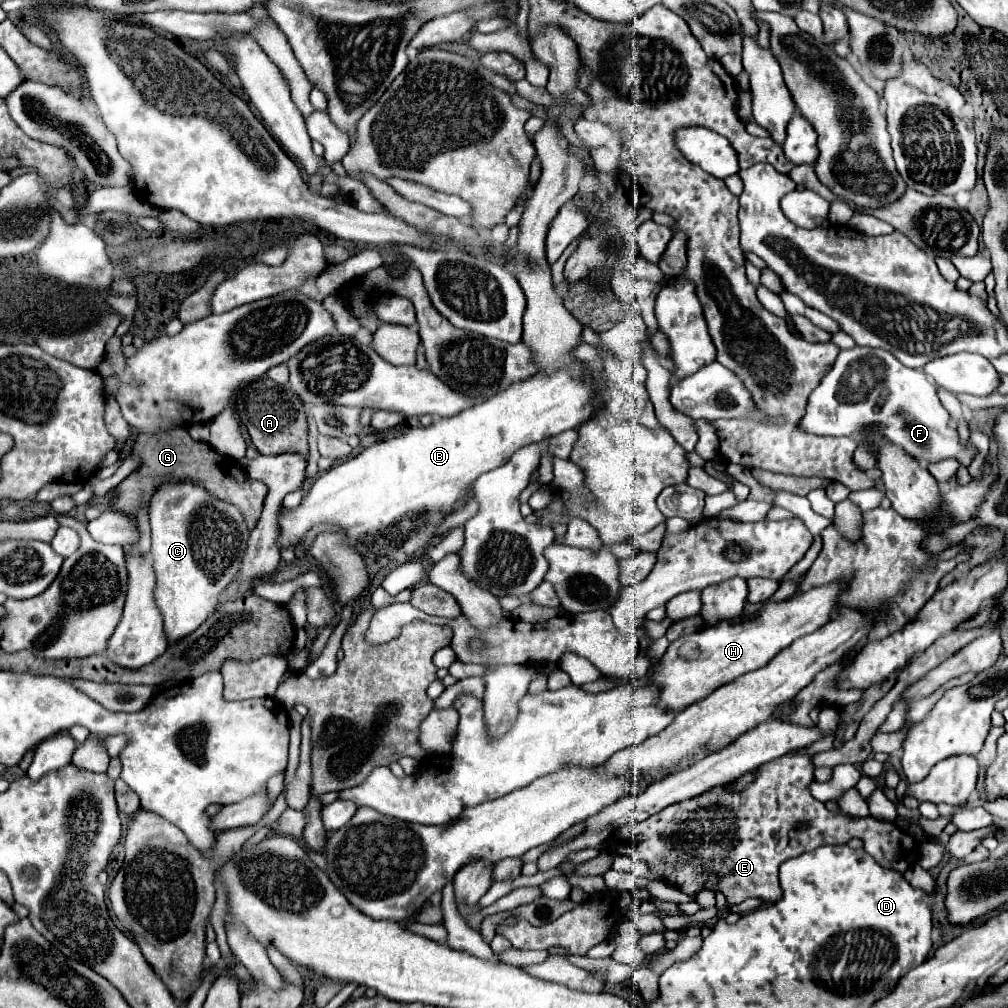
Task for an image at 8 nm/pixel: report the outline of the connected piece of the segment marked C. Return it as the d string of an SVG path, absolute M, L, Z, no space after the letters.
M194 480L162 484L150 500L152 560L156 572L154 598L164 616L170 642L192 634L216 608L220 590L238 576L248 542L248 526L238 506L210 494Z

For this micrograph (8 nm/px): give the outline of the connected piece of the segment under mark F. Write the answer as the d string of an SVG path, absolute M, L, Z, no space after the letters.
M856 346L842 350L834 368L812 390L800 428L816 436L860 438L862 430L874 428L892 444L912 454L922 466L942 458L958 458L960 464L972 462L972 452L958 444L958 432L950 424L950 414L942 408L936 386L920 370L906 368L890 352L880 348Z

